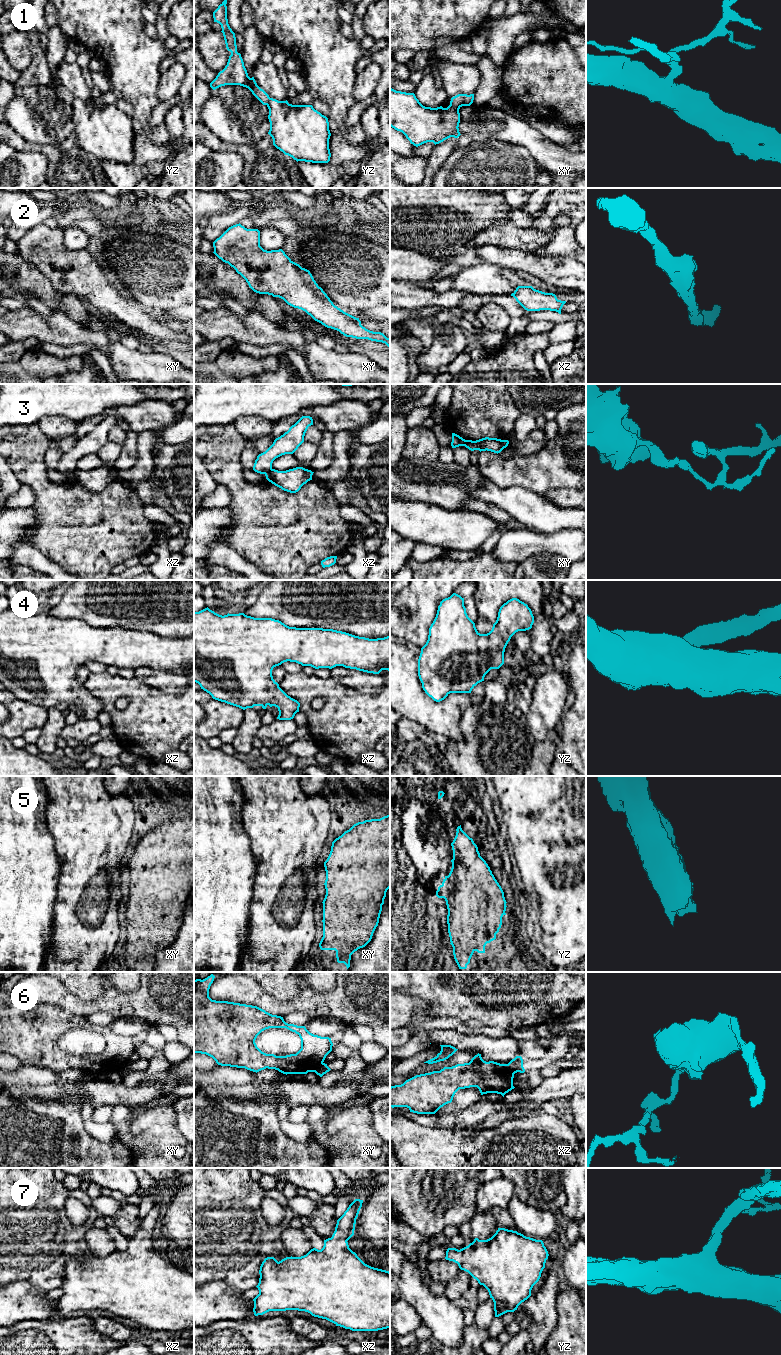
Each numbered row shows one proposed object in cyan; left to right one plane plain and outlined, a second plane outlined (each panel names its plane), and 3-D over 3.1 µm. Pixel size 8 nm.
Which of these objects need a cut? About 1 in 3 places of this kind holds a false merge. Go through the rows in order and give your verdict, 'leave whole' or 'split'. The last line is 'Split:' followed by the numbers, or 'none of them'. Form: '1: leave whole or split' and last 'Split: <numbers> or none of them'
1: leave whole
2: leave whole
3: split
4: leave whole
5: leave whole
6: split
7: leave whole
Split: 3, 6

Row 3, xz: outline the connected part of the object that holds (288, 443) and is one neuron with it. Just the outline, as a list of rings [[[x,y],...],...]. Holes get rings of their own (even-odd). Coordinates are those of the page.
[[[302,416],[287,432],[276,438],[273,444],[257,456],[253,470],[266,474],[272,469],[273,461],[285,454],[293,454],[304,442],[304,436],[309,426],[313,425],[310,416]]]

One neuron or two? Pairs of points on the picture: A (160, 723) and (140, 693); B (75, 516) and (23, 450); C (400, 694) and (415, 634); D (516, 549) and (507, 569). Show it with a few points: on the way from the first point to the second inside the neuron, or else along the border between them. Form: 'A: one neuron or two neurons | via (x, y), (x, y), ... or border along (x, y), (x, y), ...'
A: one neuron | via (153, 716), (143, 700)
B: one neuron | via (59, 500), (35, 476), (29, 466)
C: two neurons | border along (401, 641), (406, 644)
D: two neurons | border along (491, 552), (500, 560), (514, 561), (517, 564)

